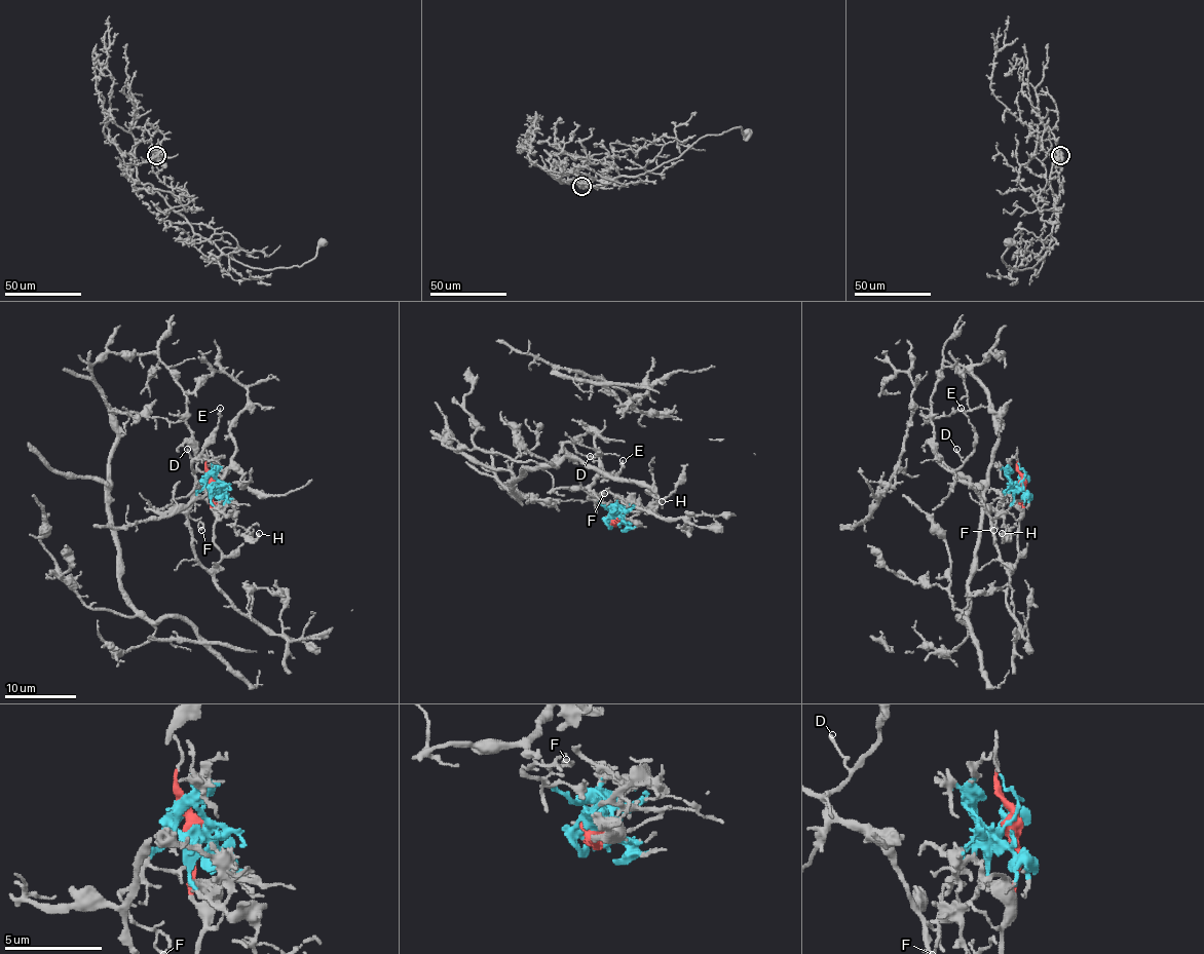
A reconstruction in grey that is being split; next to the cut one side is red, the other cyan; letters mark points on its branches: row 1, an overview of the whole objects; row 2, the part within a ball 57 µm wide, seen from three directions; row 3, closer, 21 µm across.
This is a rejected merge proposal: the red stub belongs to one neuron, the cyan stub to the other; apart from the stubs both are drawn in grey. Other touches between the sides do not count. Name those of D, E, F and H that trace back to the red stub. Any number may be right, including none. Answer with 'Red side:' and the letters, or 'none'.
Red side: D, E

